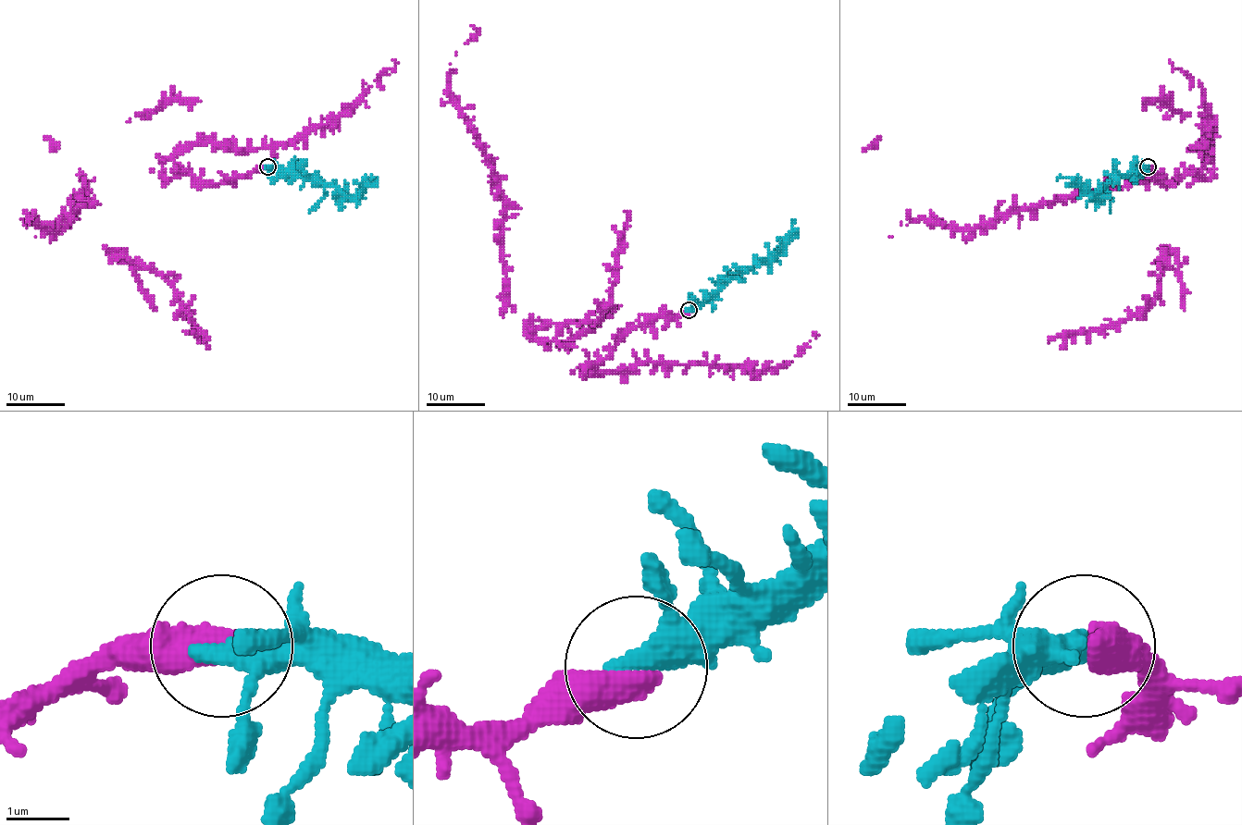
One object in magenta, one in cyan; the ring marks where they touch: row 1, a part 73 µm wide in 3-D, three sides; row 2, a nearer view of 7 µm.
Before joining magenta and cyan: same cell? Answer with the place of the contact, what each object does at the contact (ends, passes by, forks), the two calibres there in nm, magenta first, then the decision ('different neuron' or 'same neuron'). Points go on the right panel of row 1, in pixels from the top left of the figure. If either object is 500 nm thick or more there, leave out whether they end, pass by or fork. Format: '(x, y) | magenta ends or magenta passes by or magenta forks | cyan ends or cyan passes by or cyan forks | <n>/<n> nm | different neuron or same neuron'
(1148, 166) | 550/340 nm | same neuron

